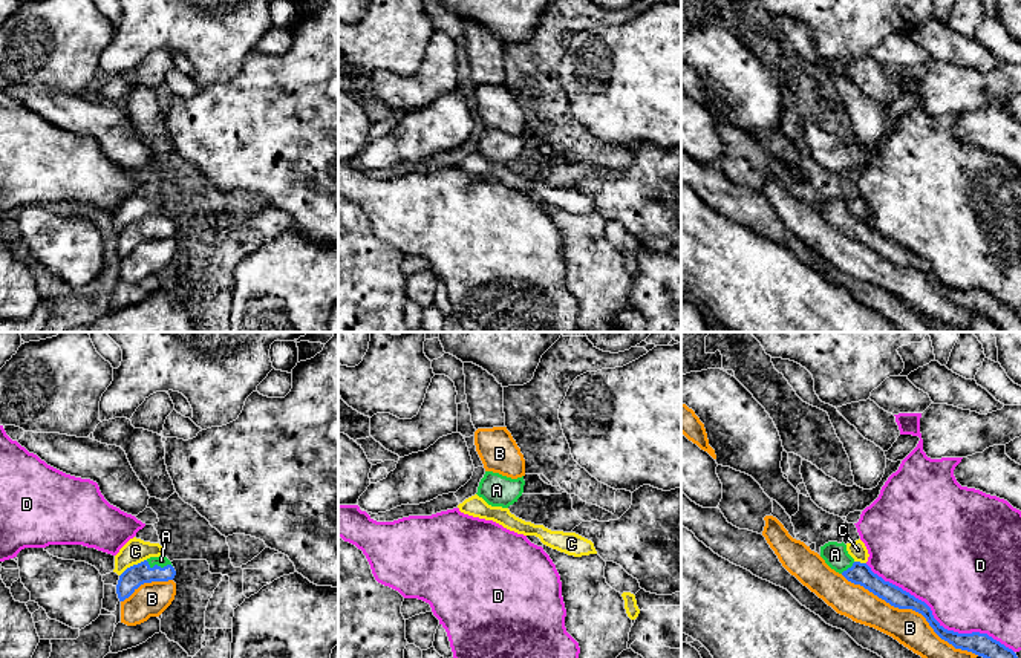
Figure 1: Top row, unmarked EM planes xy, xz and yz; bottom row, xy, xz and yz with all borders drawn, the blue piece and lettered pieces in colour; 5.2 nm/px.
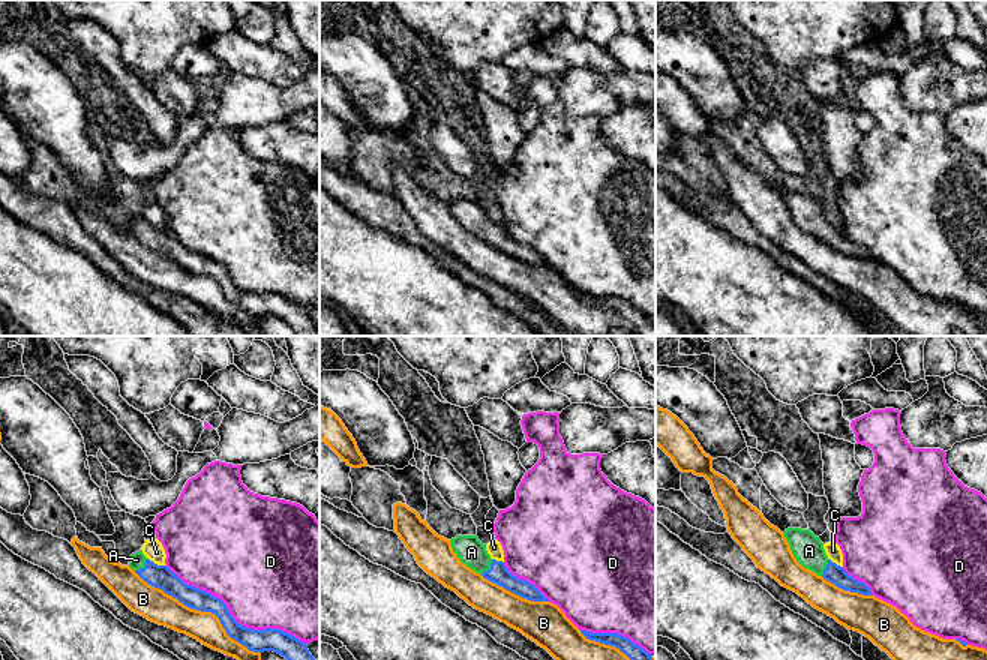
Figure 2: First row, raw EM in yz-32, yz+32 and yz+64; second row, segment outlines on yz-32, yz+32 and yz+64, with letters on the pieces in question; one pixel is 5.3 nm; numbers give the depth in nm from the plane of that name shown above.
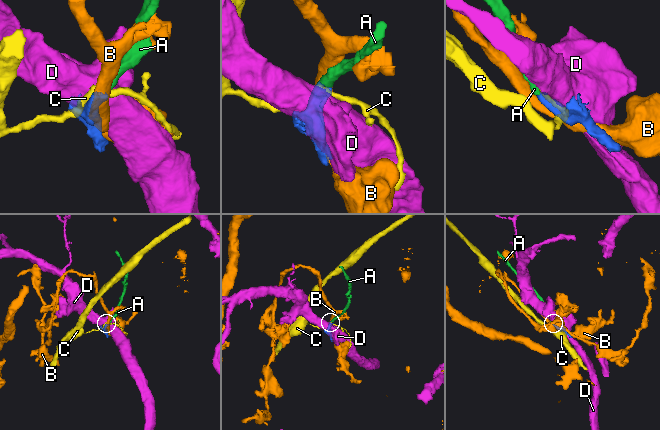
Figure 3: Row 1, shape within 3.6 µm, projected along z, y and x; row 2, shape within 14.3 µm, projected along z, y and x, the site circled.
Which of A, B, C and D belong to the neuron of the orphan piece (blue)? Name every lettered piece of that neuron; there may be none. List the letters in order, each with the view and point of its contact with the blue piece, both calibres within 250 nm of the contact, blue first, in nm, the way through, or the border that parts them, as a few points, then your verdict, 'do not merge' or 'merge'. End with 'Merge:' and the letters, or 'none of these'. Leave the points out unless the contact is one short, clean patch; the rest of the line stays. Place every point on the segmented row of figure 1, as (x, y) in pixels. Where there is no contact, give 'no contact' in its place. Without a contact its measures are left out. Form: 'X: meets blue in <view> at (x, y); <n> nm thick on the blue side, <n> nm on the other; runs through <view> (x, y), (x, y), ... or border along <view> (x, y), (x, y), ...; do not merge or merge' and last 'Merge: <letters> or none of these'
A: meets blue in xy at (159, 566); 120 nm thick on the blue side, 60 nm on the other; runs through xy (135, 576), (159, 566), (161, 560); merge
B: meets blue in yz at (911, 608); 100 nm thick on the blue side, 190 nm on the other; do not merge
C: meets blue in xy at (133, 565); 120 nm thick on the blue side, 130 nm on the other; do not merge
D: meets blue in yz at (936, 620); 120 nm thick on the blue side, 480 nm on the other; do not merge
Merge: A

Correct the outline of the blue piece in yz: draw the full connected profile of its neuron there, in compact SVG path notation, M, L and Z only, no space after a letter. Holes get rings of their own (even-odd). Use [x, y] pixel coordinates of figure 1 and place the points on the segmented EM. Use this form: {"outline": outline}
{"outline": "M828 542L820 546L820 557L831 569L842 574L848 581L863 586L891 606L899 609L912 609L922 614L934 632L955 649L967 650L983 658L1018 658L1012 649L1006 647L987 634L958 634L944 629L934 618L931 608L925 601L915 598L902 588L885 581L882 577L874 574L866 563L856 562L848 554L843 542Z"}

